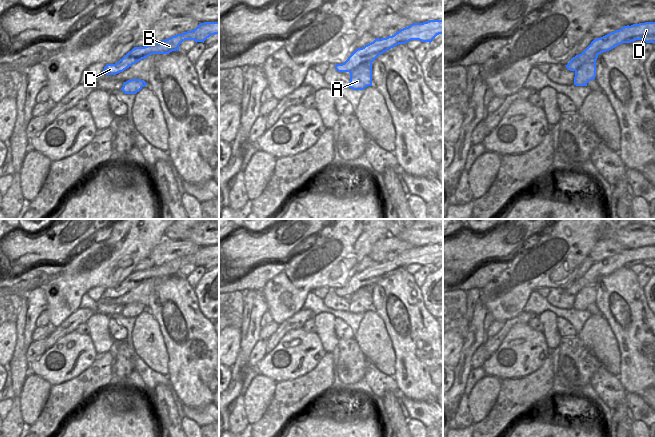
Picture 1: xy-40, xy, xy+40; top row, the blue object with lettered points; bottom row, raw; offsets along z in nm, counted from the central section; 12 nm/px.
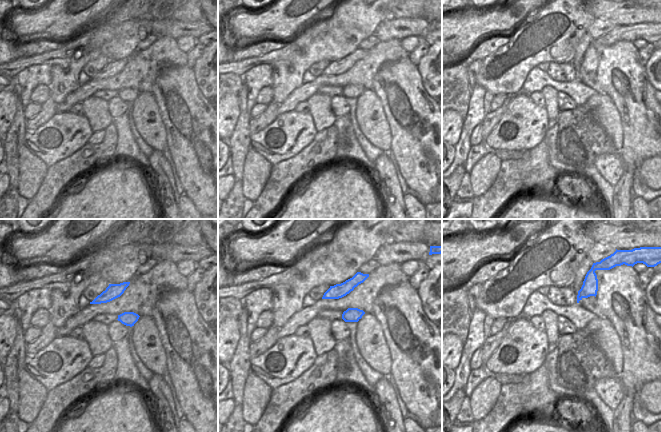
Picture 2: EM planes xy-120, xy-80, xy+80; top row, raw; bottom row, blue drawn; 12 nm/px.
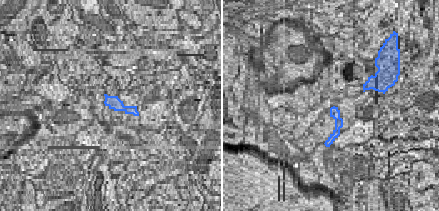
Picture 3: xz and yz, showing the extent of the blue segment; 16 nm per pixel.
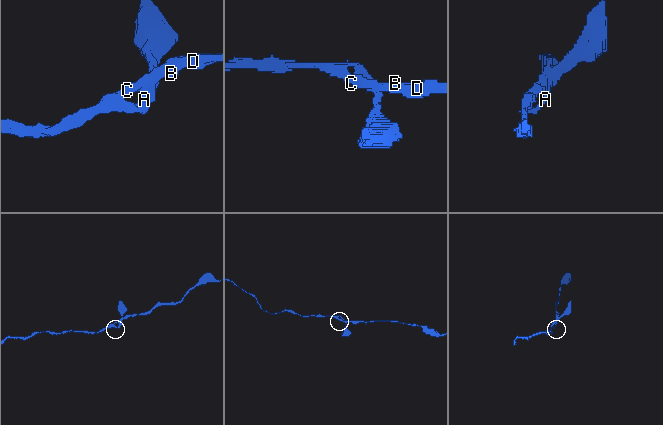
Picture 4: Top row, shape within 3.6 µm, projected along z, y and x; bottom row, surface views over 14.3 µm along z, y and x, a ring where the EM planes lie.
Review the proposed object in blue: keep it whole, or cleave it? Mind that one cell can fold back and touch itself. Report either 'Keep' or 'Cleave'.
Cleave.

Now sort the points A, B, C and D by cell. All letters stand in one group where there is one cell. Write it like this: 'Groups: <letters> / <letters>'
Groups: A / B C D.

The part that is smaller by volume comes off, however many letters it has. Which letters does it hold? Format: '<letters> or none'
A

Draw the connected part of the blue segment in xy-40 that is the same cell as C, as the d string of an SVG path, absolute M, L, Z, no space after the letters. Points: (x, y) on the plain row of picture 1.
M219 246L200 247L194 254L177 258L161 266L154 266L144 271L134 271L117 287L106 288L102 298L116 299L152 278L169 278L172 275L179 275L179 269L185 264L204 267L207 262L215 258L219 258Z

